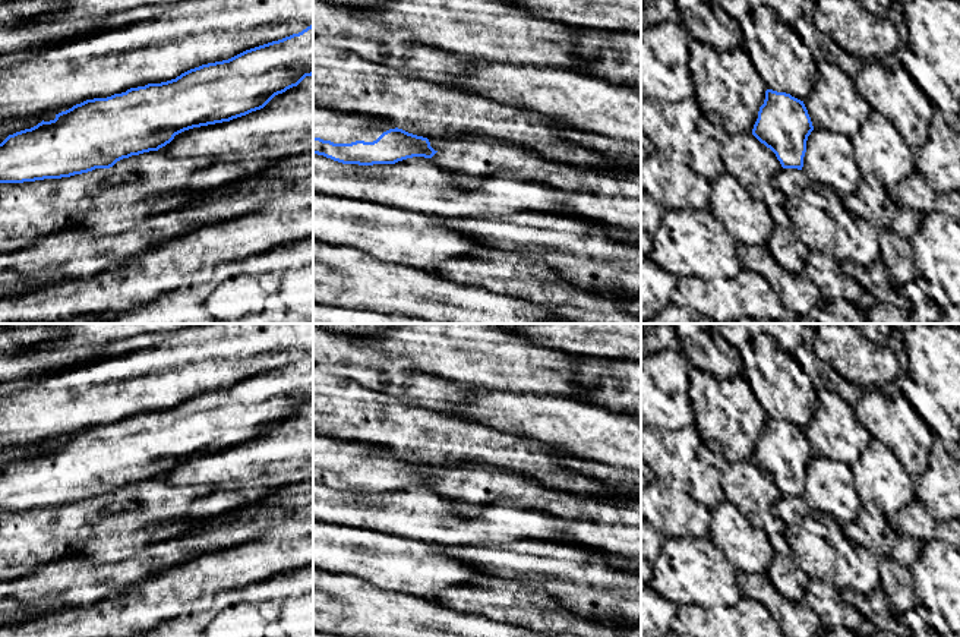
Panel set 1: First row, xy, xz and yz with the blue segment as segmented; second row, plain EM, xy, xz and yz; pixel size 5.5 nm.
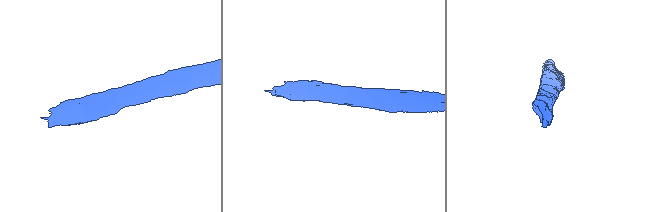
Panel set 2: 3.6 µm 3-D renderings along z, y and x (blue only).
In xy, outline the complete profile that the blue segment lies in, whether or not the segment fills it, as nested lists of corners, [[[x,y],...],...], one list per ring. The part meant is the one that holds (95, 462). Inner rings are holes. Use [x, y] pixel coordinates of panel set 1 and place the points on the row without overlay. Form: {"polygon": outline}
{"polygon": [[[313,353],[299,362],[246,378],[228,388],[202,392],[176,407],[130,416],[107,426],[86,428],[56,442],[54,448],[41,450],[31,457],[9,463],[0,472],[0,511],[23,511],[44,507],[61,507],[110,496],[117,489],[149,479],[158,479],[176,463],[200,454],[230,450],[263,436],[275,423],[297,414],[313,403]]]}

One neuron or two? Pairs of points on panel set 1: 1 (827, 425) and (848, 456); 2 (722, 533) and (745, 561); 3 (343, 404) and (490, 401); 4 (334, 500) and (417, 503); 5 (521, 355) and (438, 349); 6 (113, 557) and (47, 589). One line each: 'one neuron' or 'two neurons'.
1: one neuron
2: one neuron
3: two neurons
4: one neuron
5: one neuron
6: two neurons

